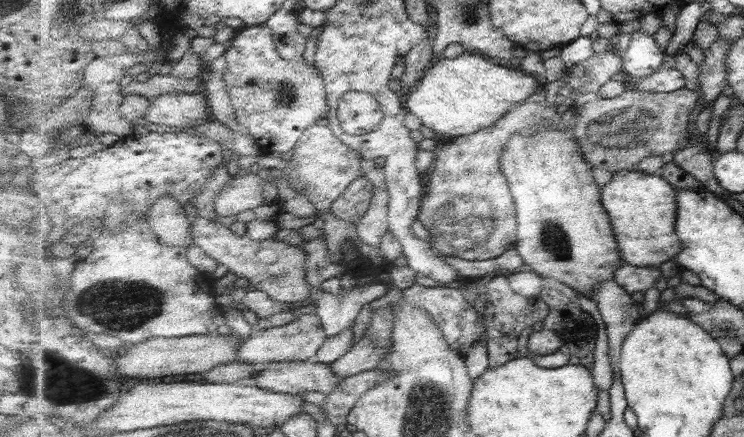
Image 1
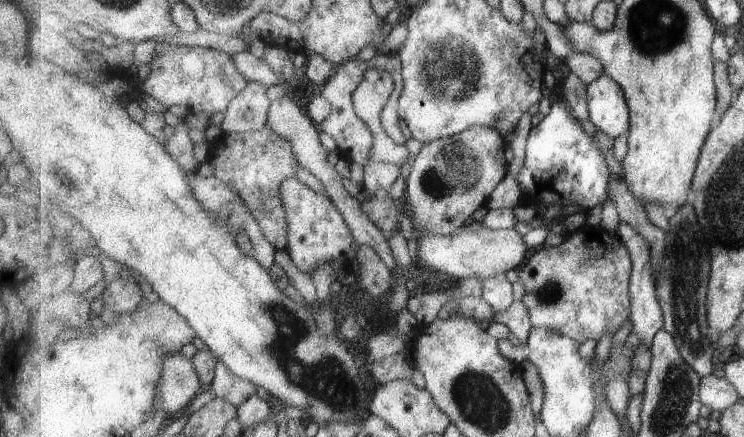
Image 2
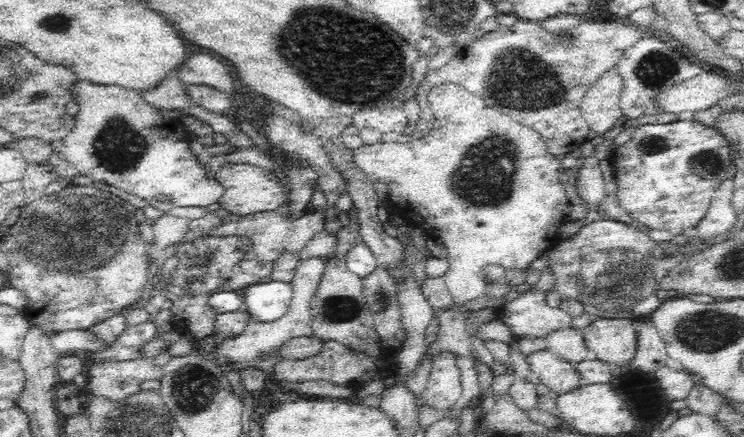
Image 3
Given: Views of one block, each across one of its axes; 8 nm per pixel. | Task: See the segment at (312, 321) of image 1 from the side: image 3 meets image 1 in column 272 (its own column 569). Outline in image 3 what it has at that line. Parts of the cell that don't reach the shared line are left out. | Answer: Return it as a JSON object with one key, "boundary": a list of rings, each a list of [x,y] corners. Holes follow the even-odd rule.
{"boundary":[[[567,327],[556,330],[543,338],[545,350],[556,354],[568,363],[584,362],[588,358],[588,349],[584,345],[584,338],[580,329]]]}

